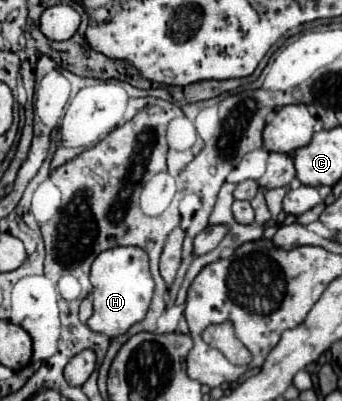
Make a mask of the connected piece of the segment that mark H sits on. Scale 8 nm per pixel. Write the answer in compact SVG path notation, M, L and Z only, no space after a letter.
M124 246L100 252L92 264L90 282L94 286L92 290L94 314L88 320L92 332L114 338L128 332L134 324L144 320L154 292L154 280L148 270L148 256L142 248Z

